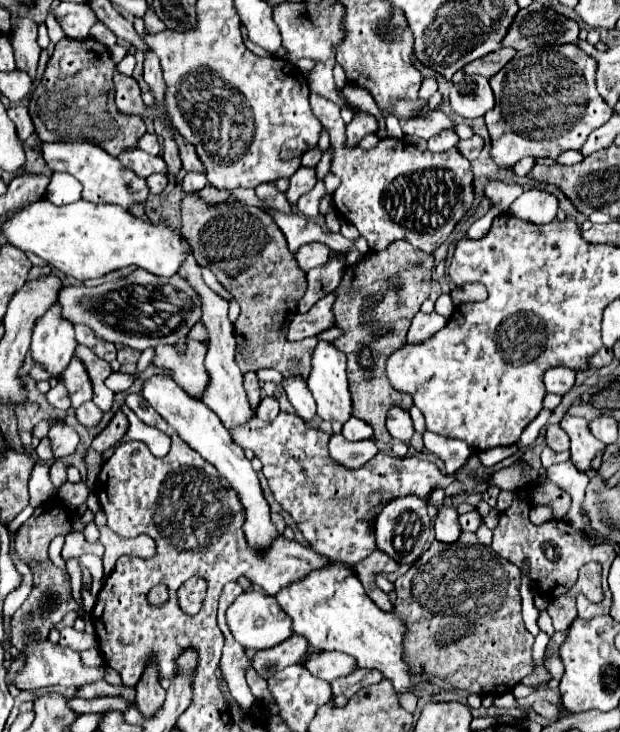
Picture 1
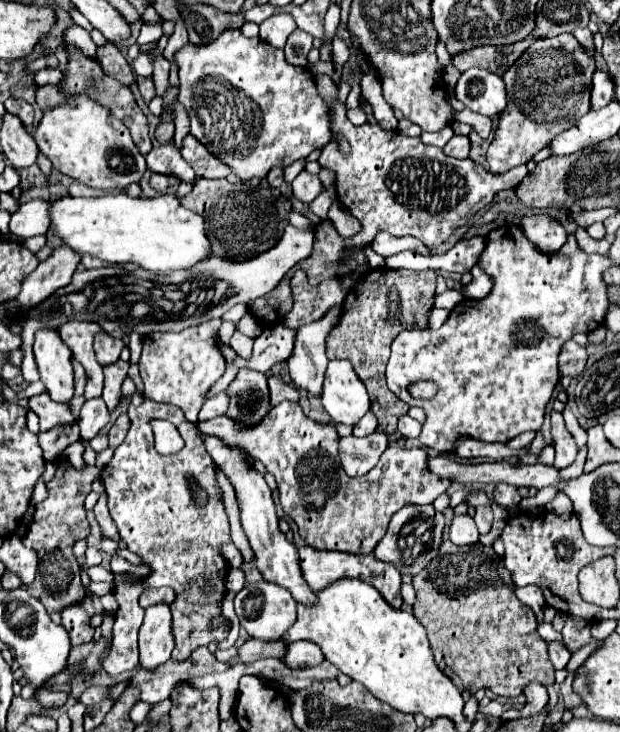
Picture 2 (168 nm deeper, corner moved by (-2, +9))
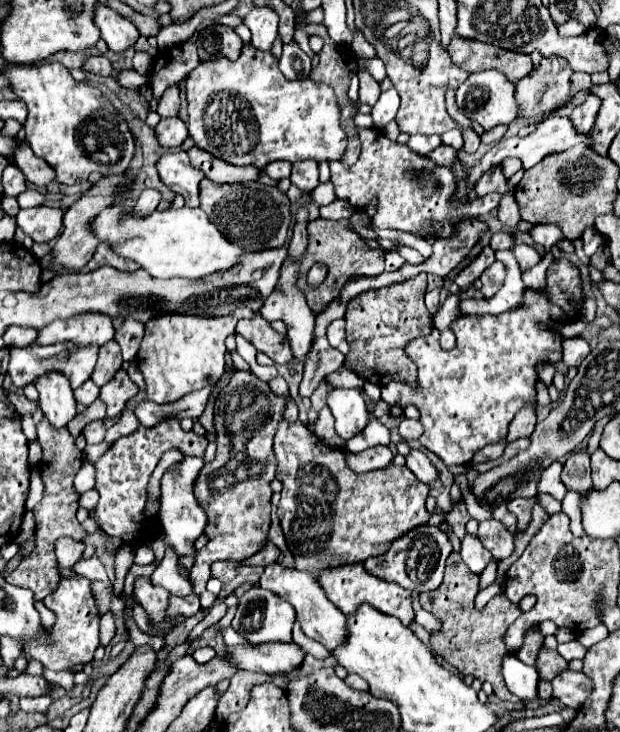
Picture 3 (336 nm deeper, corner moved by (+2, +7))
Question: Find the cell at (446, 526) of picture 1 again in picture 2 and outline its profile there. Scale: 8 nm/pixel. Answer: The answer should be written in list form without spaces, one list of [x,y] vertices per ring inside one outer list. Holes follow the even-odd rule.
[[[454,515],[450,523],[450,541],[456,545],[474,545],[478,541],[480,533],[474,525],[474,519],[466,515]]]

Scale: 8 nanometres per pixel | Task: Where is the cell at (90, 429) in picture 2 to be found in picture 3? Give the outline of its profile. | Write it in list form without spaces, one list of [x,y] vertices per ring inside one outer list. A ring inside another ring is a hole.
[[[92,421],[92,423],[84,429],[86,443],[102,443],[102,441],[104,441],[104,435],[106,435],[106,427],[104,427],[102,421]]]

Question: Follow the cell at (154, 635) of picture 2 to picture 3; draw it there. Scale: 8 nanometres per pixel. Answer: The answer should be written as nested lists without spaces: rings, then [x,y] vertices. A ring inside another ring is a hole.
[[[138,577],[134,581],[134,597],[144,607],[144,611],[148,613],[148,617],[152,619],[156,629],[172,631],[172,621],[168,621],[168,617],[166,617],[168,597],[170,597],[170,593],[166,589],[154,587],[150,577]]]

